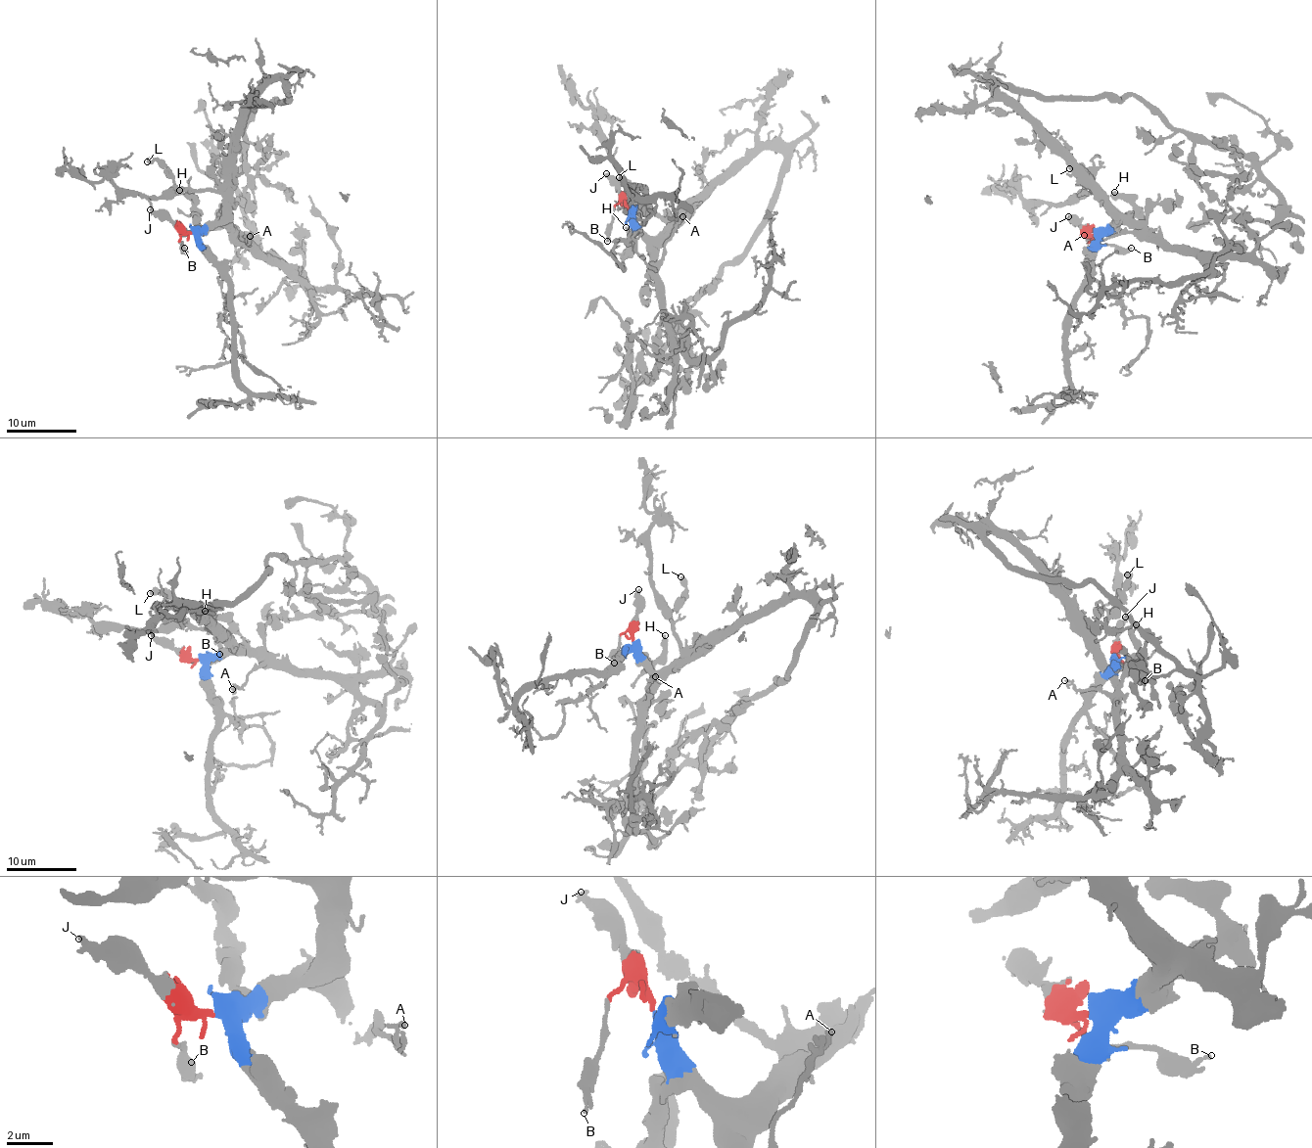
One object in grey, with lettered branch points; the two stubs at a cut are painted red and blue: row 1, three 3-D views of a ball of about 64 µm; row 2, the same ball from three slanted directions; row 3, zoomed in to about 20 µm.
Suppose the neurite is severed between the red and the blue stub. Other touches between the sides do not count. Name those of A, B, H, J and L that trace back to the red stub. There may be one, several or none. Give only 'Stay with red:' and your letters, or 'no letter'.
Stay with red: B, J

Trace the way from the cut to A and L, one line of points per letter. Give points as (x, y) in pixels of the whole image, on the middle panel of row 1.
A: (630, 210), (630, 226), (640, 235), (654, 264), (662, 256), (682, 215)
L: (630, 210), (630, 219), (650, 237), (660, 236), (667, 224), (632, 198), (619, 177)

